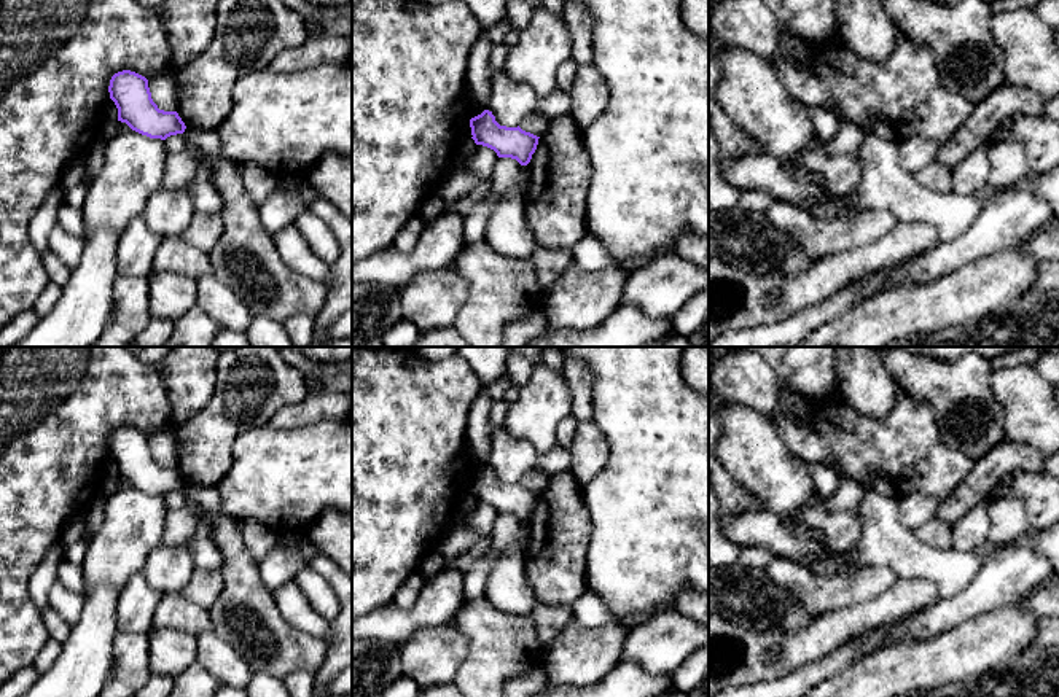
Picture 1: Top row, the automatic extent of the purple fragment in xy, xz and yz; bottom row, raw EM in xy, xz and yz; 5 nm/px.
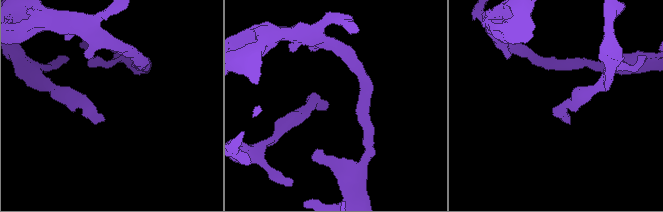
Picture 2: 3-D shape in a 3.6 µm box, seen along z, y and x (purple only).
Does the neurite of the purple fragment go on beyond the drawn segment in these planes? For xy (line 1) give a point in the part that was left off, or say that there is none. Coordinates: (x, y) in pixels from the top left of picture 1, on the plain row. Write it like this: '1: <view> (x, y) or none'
1: none

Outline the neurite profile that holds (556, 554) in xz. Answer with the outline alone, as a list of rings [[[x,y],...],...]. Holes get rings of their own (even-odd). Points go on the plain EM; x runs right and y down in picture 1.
[[[570,471],[549,479],[529,522],[524,568],[535,597],[570,606],[588,590],[591,520],[581,484]]]

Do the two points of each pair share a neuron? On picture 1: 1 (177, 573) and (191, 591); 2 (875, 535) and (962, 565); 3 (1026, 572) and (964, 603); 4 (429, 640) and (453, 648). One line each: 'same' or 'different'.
1: different
2: same
3: same
4: same

